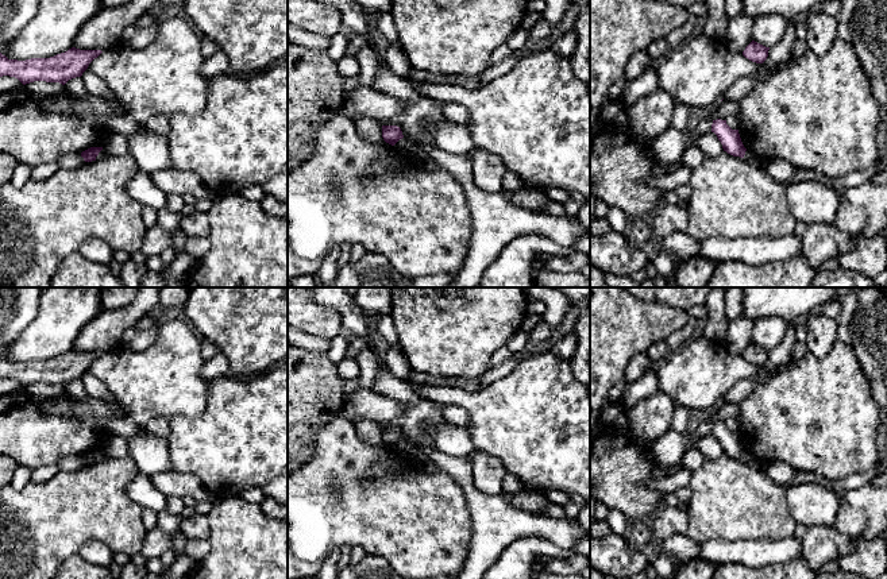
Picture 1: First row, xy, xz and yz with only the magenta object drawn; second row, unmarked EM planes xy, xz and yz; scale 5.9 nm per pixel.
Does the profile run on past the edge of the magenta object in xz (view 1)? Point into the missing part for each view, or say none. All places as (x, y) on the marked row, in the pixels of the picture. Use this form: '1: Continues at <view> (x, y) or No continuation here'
1: No continuation here

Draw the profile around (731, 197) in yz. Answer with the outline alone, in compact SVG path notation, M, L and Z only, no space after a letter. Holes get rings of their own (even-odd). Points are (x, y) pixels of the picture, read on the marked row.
M722 151L716 158L705 158L693 171L687 201L687 224L684 232L701 242L713 236L728 239L780 238L792 235L795 219L786 201L787 185L772 180L763 165L755 165L744 158Z

